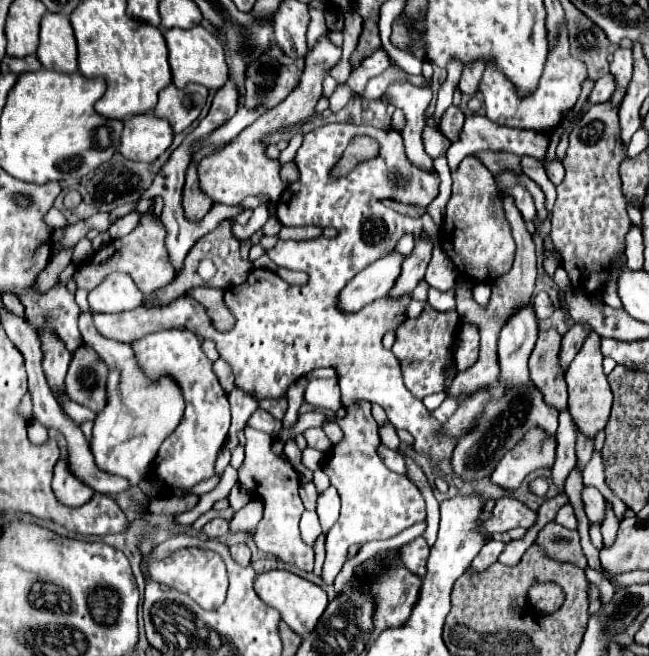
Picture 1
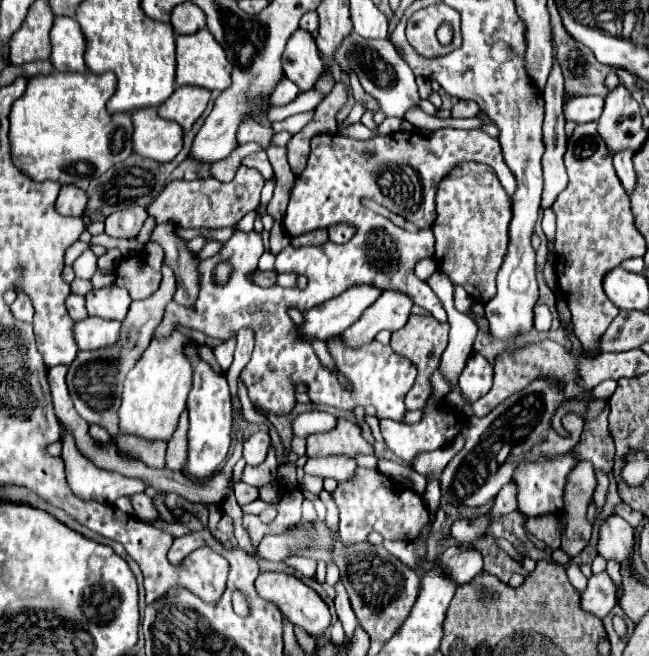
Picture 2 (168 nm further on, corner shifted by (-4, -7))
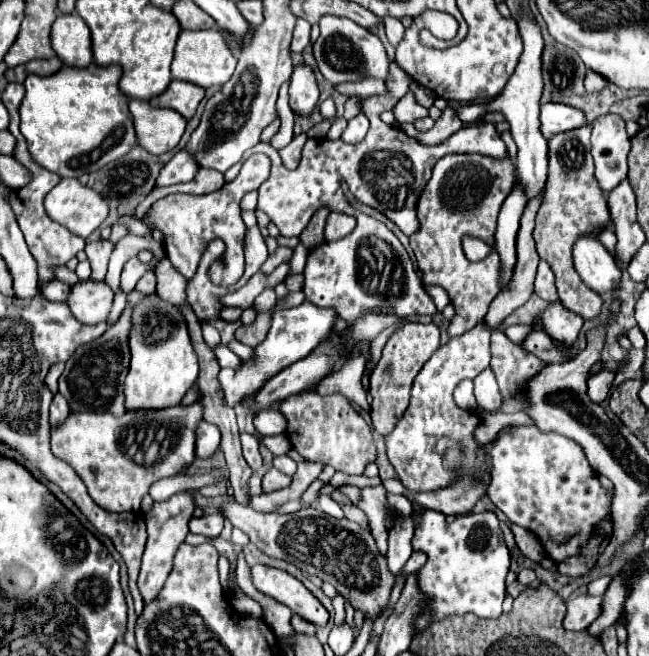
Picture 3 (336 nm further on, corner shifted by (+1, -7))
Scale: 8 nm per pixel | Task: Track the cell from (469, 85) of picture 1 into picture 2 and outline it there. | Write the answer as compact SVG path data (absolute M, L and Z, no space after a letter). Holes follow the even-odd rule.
M458 101L452 111L450 111L450 117L458 119L458 117L476 117L480 113L480 107L476 107L476 103L472 101Z

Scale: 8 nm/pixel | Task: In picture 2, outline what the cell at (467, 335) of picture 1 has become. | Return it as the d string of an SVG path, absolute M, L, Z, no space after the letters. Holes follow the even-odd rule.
M472 353L460 375L460 389L468 401L484 397L492 389L494 367L480 353Z

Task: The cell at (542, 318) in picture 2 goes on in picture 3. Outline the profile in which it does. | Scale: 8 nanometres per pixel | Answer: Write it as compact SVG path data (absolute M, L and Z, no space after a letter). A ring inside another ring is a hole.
M511 325L505 335L513 341L513 343L521 343L525 339L525 335L529 335L533 331L533 325Z

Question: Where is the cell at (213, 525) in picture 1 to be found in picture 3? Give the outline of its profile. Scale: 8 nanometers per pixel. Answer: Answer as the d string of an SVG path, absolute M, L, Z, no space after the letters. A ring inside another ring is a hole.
M215 513L215 515L209 515L209 517L193 517L189 524L189 531L191 533L201 533L201 535L211 535L211 537L217 537L223 529L223 515L221 513Z

